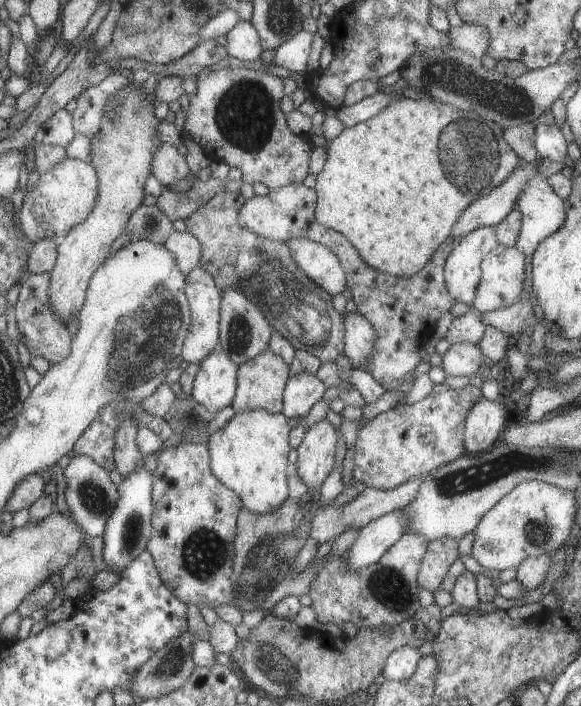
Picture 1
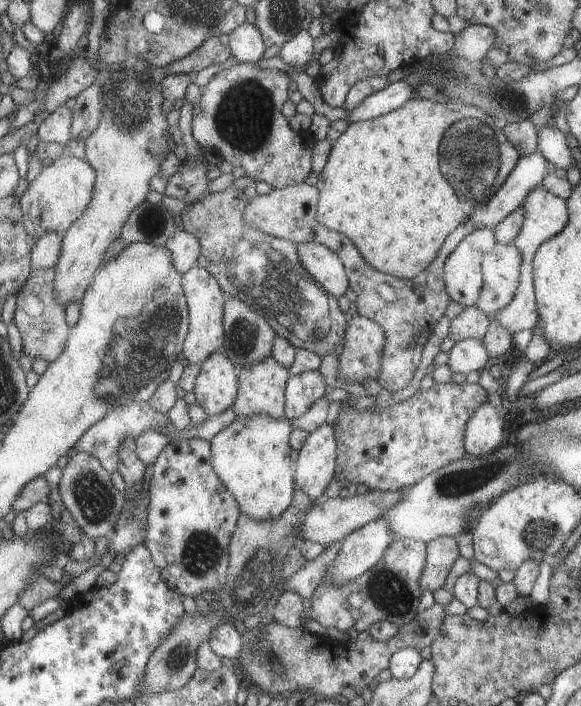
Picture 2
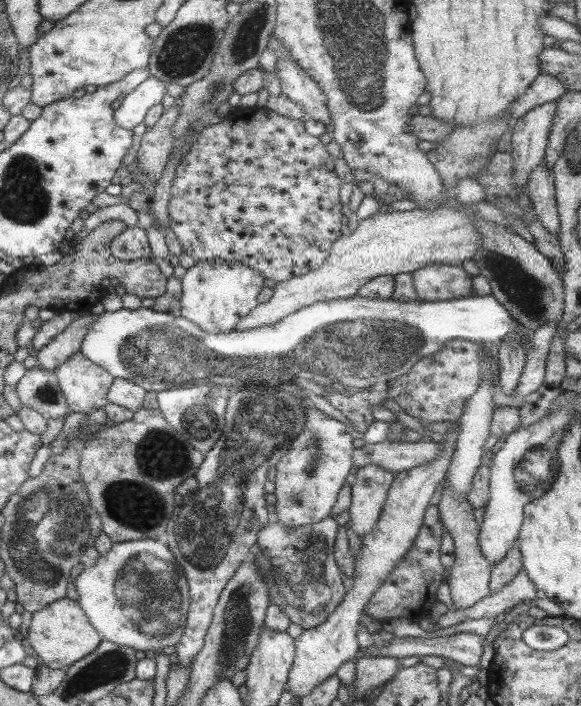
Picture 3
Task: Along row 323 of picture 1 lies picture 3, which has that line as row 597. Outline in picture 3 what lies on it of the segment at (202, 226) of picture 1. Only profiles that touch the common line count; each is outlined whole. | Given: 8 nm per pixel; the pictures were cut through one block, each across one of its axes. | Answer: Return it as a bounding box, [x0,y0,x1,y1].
[251,515,349,630]

